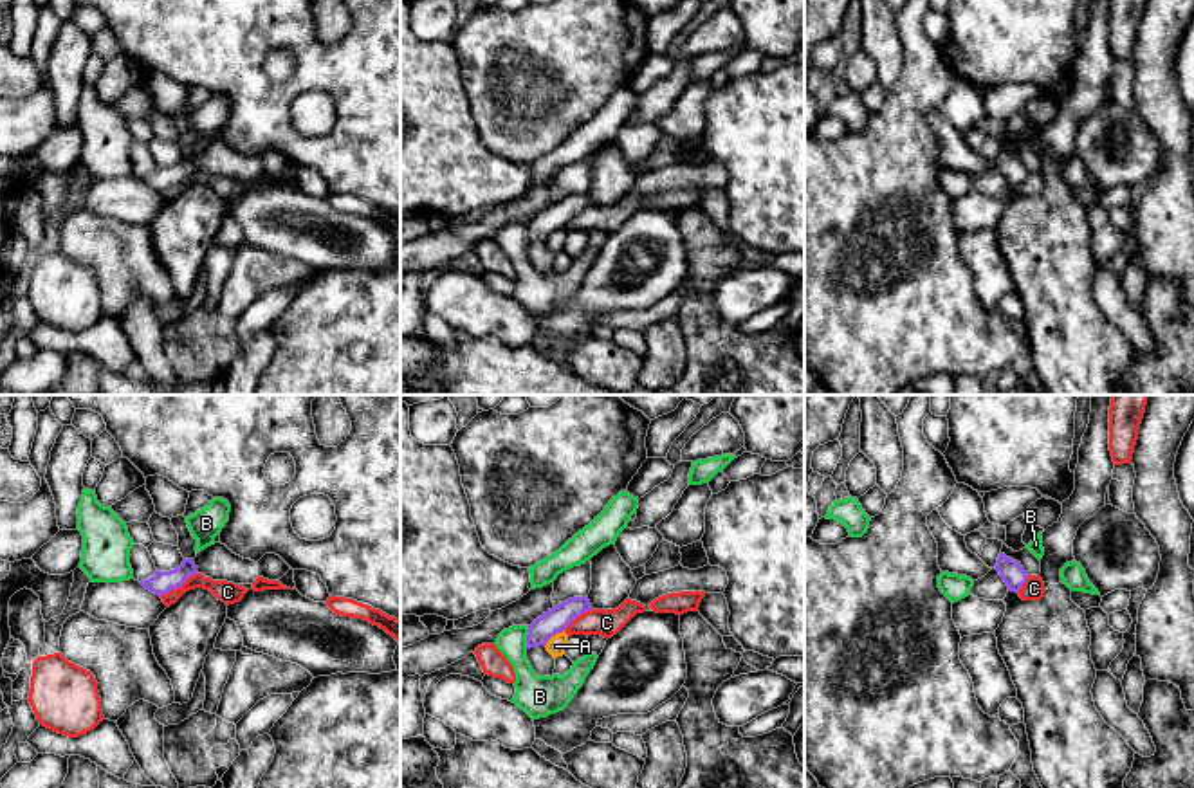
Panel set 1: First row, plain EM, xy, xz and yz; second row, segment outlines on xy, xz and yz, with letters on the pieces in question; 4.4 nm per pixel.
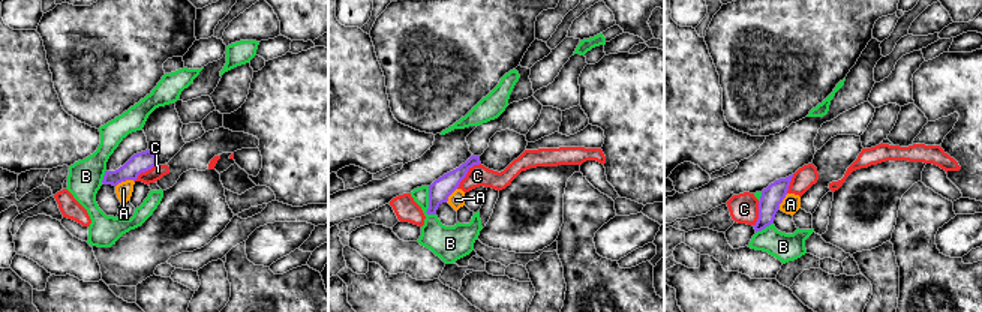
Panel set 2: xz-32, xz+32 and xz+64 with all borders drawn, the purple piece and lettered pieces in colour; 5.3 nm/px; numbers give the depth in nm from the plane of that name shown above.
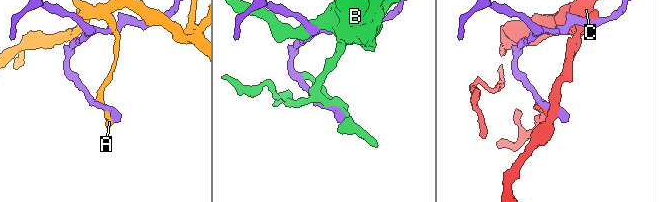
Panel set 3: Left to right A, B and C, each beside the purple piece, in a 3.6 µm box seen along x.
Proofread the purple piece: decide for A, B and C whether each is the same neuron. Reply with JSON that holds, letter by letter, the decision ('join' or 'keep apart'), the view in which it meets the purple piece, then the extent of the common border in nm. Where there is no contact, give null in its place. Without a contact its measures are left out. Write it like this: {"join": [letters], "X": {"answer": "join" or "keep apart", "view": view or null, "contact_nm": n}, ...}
{"join": [], "A": {"answer": "keep apart", "view": "xz", "contact_nm": 120}, "B": {"answer": "keep apart", "view": "xz", "contact_nm": 110}, "C": {"answer": "keep apart", "view": "xy", "contact_nm": 200}}

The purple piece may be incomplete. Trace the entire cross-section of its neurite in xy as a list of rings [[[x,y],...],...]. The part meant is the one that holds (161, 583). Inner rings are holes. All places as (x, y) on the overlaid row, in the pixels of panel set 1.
[[[184,559],[179,568],[170,572],[157,570],[153,577],[141,581],[141,584],[161,597],[180,588],[195,573],[198,572],[193,559]]]

